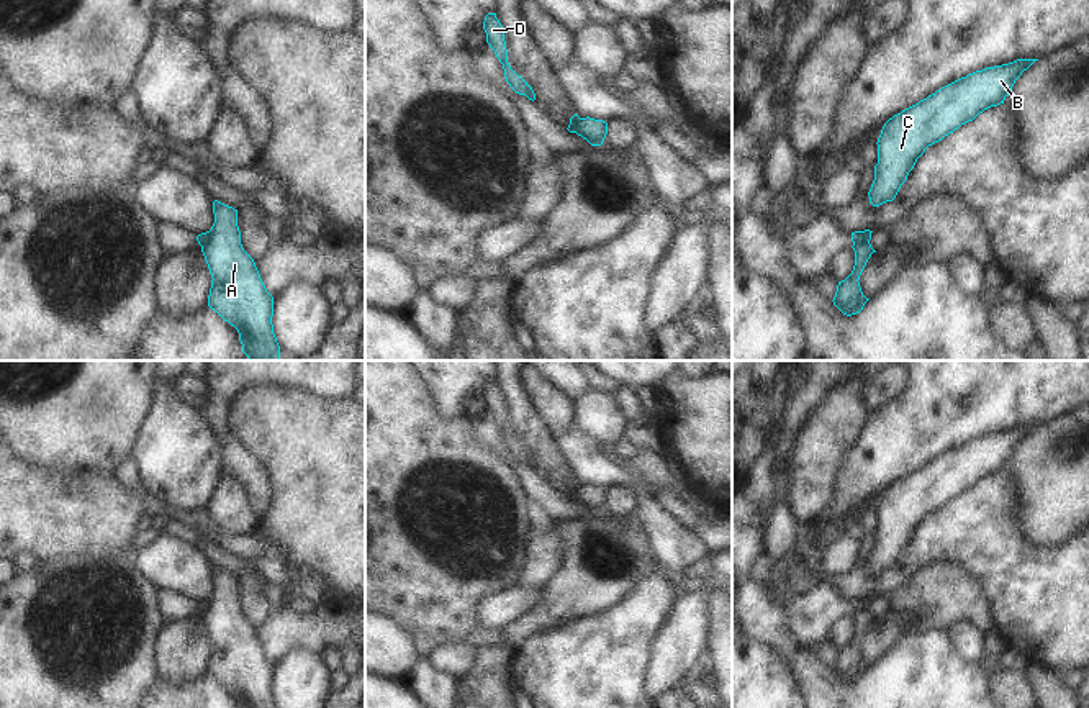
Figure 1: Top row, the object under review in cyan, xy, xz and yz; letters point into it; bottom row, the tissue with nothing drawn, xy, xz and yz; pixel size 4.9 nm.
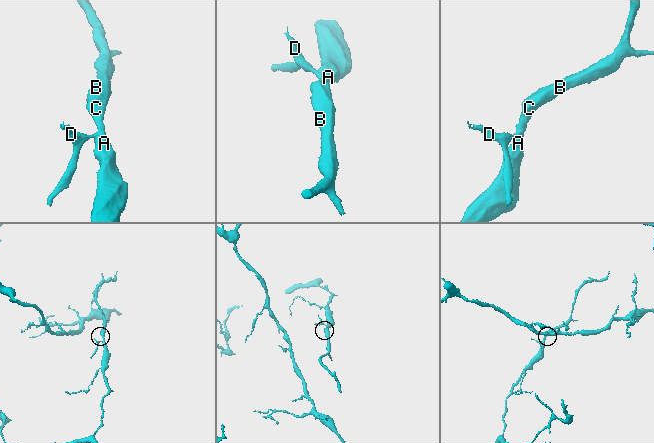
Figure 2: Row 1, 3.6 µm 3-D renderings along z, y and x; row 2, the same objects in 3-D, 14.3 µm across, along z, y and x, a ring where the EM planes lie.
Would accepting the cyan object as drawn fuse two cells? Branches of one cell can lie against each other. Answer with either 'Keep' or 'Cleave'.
Cleave

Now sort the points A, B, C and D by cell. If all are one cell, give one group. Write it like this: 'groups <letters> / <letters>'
groups A B C / D

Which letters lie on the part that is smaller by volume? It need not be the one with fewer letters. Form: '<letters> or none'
D

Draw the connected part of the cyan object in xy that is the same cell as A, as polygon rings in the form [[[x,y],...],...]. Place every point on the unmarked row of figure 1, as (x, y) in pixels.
[[[215,567],[213,580],[210,606],[201,615],[213,646],[208,674],[237,697],[239,708],[277,708],[273,664],[241,611],[237,577]]]

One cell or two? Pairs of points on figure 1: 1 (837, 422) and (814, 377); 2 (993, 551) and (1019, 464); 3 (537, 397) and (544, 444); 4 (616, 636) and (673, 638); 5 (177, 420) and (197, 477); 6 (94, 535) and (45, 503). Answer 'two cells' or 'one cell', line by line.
1: two cells
2: two cells
3: two cells
4: two cells
5: one cell
6: one cell

